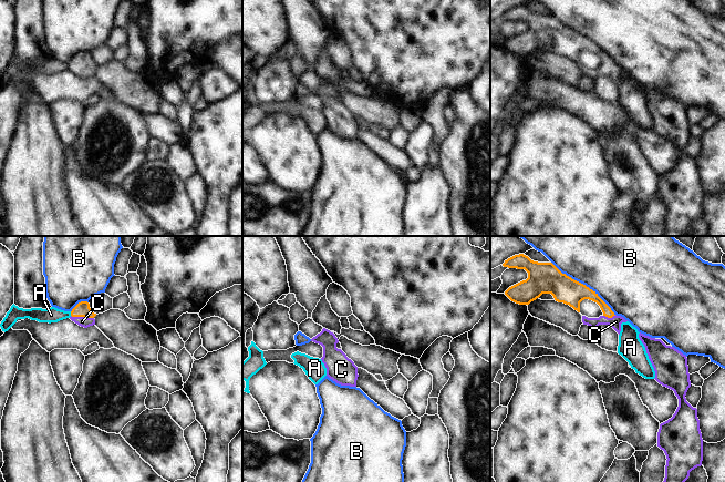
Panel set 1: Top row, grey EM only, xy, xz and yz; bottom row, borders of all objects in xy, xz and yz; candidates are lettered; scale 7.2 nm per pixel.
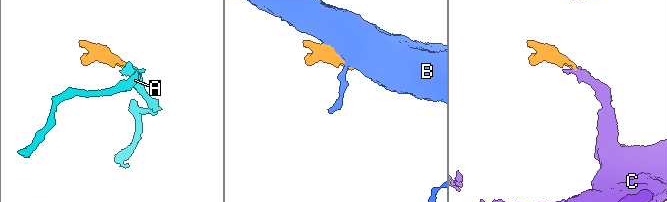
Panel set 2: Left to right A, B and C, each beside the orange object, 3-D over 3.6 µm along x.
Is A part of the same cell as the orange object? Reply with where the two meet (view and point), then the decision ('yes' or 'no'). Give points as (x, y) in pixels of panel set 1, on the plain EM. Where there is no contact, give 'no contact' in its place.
xy (71, 65) | no

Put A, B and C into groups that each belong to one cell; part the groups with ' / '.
A / B / C

